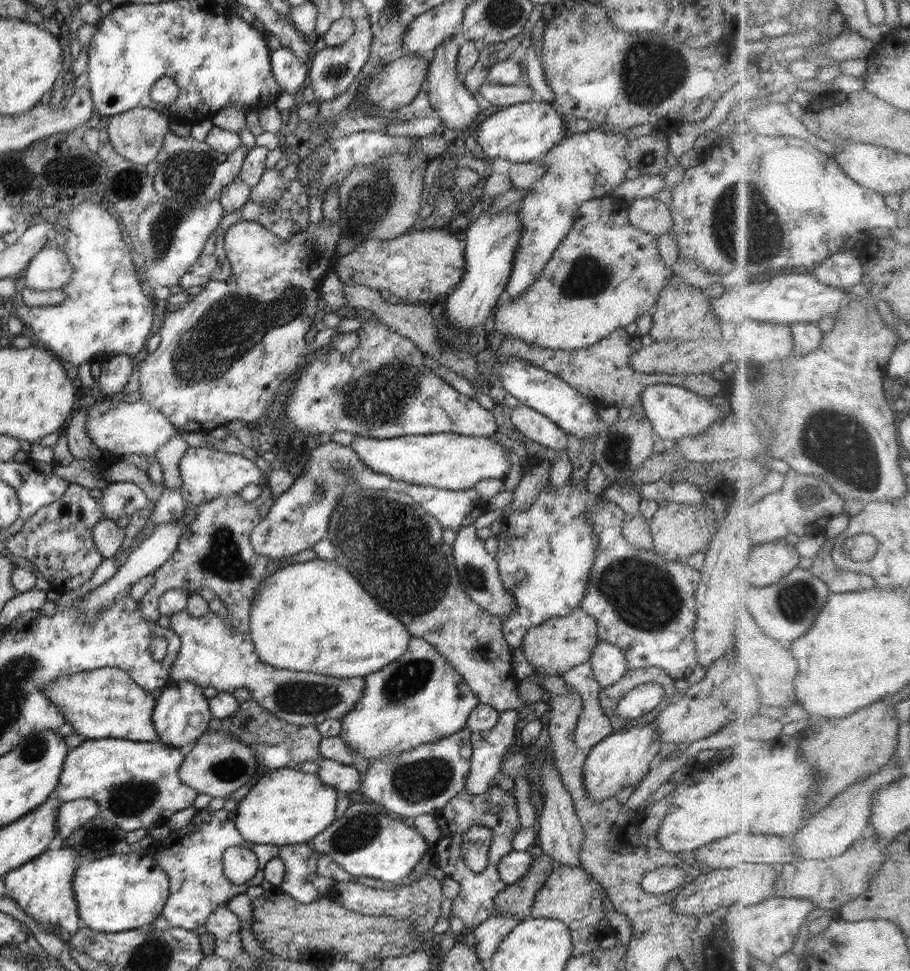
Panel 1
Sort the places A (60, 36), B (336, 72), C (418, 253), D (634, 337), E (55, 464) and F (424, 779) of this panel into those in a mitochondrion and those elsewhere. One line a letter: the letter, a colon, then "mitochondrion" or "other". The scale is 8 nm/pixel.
A: other
B: mitochondrion
C: other
D: other
E: other
F: mitochondrion

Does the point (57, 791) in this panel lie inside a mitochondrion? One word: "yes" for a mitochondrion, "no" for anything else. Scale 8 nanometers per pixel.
no

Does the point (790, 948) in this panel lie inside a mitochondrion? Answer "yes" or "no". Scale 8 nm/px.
no

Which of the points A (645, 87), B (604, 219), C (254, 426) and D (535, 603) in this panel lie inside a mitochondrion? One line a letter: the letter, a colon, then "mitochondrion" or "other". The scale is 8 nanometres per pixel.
A: mitochondrion
B: other
C: other
D: other

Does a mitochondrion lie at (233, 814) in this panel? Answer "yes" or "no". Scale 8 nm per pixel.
no

